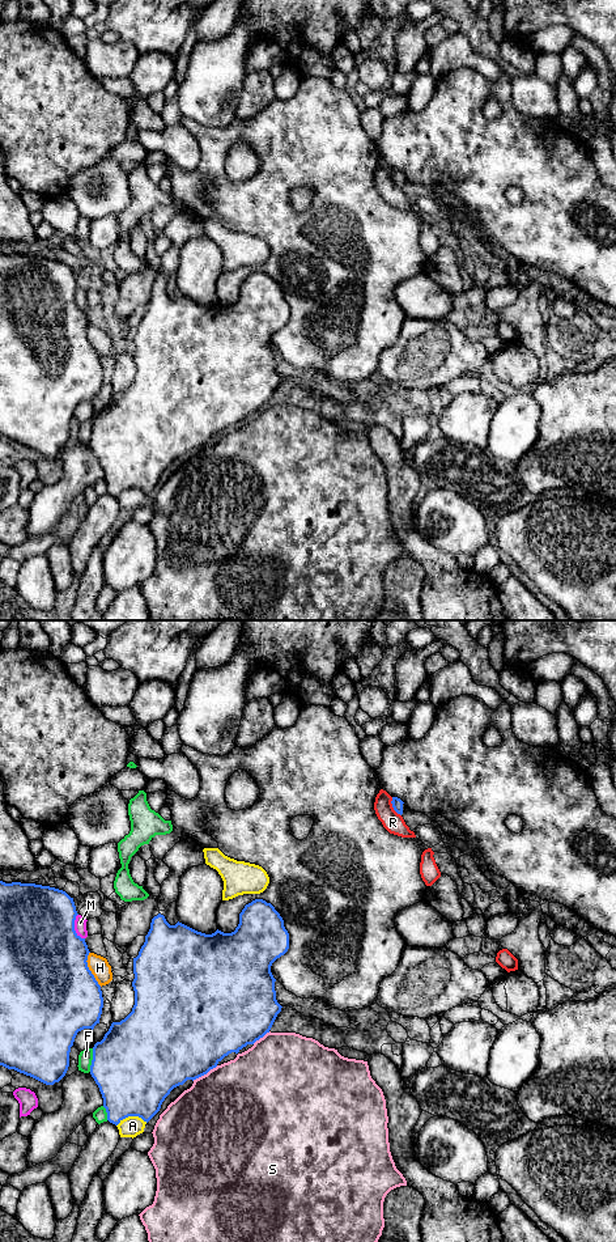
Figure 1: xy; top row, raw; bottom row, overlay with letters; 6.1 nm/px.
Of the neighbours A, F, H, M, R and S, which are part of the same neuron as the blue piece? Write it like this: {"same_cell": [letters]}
{"same_cell": []}

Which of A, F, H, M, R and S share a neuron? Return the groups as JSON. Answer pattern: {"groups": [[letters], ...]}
{"groups": [["A"], ["F"], ["H"], ["M"], ["R"], ["S"]]}

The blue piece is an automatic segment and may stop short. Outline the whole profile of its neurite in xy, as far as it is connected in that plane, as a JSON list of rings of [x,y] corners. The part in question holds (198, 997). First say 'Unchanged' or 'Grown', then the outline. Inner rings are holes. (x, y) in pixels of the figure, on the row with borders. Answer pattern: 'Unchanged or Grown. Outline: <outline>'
Unchanged. Outline: [[[255,899],[239,914],[239,924],[231,933],[197,932],[182,923],[170,925],[158,914],[152,919],[139,955],[133,958],[135,1005],[120,1022],[112,1022],[101,1042],[93,1047],[90,1074],[99,1088],[107,1120],[118,1126],[128,1116],[149,1122],[170,1091],[187,1080],[196,1080],[229,1054],[238,1054],[247,1044],[269,1033],[281,1005],[276,1000],[272,963],[289,949],[289,933],[284,920],[271,903]]]

